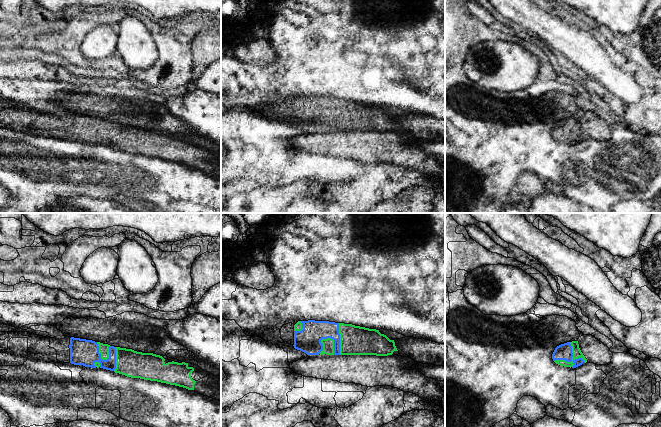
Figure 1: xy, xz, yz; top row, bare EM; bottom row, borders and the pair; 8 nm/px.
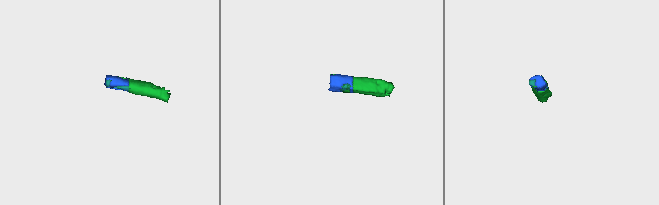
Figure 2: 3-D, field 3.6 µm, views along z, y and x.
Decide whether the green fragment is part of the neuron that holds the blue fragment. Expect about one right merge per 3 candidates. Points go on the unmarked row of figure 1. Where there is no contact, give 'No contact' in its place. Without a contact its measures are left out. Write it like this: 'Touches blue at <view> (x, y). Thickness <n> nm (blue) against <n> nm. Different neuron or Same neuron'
Touches blue at yz (570, 137). Thickness 130 nm (blue) against 70 nm. Same neuron

